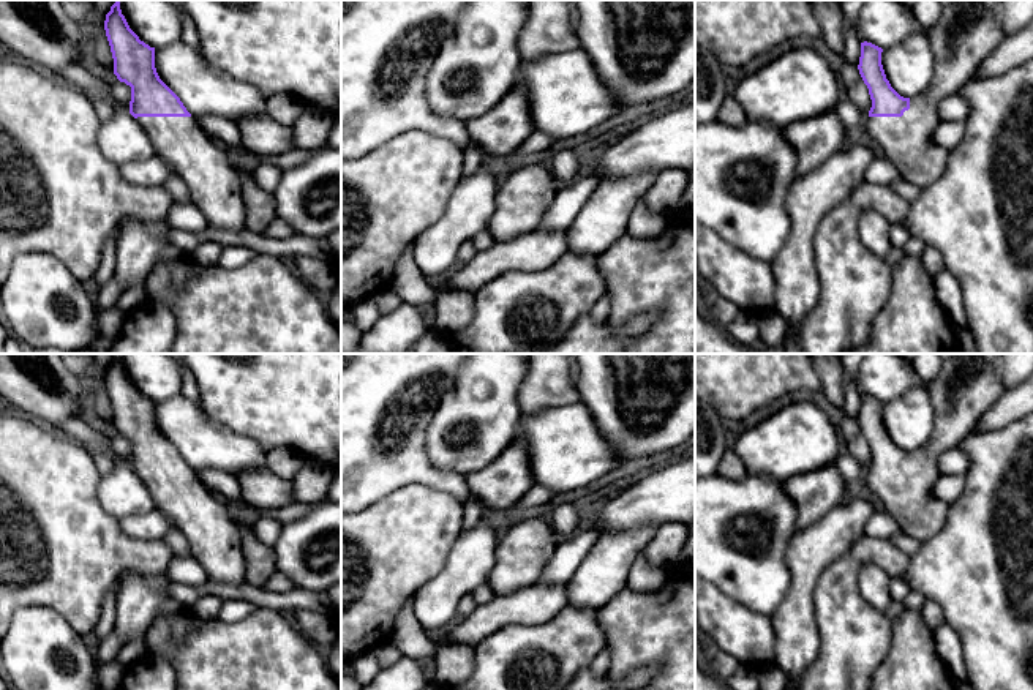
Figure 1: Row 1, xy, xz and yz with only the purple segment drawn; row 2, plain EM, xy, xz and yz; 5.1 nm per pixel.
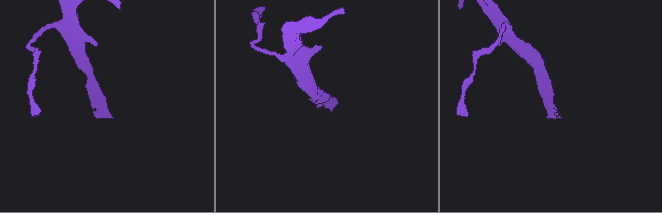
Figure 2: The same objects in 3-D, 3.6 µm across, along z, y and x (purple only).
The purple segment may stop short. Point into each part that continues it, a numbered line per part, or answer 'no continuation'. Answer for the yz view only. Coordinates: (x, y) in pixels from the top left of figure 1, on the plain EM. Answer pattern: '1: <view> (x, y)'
1: yz (967, 386)

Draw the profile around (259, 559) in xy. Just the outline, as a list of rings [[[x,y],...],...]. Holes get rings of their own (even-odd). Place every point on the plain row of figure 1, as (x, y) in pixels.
[[[239,524],[239,529],[245,559],[245,579],[256,587],[264,587],[276,572],[275,548],[259,542],[251,531],[251,524]]]

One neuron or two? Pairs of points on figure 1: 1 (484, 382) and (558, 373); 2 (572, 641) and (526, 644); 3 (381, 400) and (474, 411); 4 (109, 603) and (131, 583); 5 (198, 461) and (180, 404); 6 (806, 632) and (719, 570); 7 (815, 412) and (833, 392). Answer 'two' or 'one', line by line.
1: two
2: one
3: two
4: two
5: one
6: two
7: two

